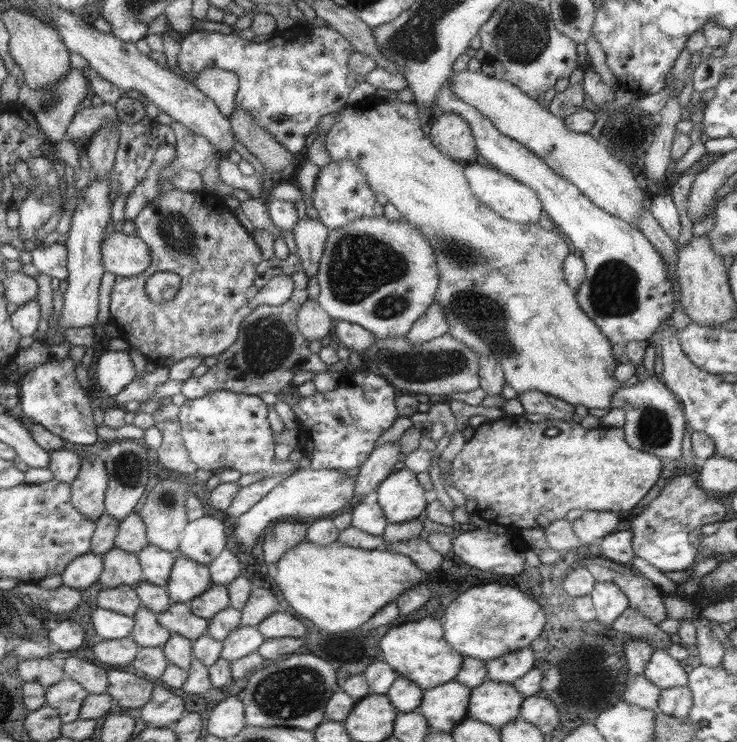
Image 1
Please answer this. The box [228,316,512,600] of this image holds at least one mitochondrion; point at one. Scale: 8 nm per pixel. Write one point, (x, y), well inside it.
(410, 366)

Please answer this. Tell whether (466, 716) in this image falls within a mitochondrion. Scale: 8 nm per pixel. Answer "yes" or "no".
no

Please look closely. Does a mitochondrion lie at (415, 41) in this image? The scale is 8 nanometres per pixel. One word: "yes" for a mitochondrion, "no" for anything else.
yes

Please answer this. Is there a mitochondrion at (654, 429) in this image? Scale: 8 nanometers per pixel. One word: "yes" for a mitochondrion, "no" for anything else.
yes

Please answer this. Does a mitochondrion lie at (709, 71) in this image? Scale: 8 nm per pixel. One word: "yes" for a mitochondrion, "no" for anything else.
no

